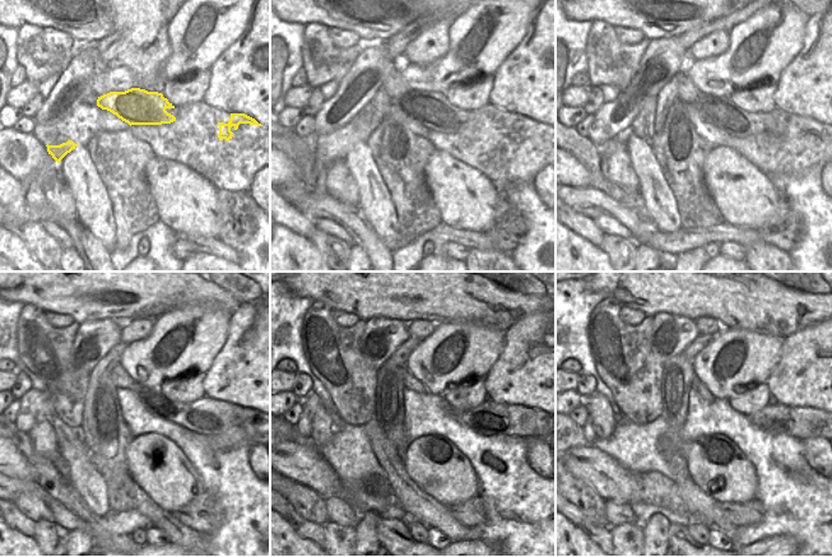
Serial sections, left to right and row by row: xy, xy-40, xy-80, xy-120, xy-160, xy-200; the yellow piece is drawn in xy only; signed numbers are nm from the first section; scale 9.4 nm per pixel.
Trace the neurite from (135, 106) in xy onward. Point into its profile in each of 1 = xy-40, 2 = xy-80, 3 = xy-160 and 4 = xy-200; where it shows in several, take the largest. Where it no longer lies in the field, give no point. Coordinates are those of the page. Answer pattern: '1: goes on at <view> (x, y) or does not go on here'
1: goes on at xy-40 (432, 110)
2: goes on at xy-80 (721, 112)
3: goes on at xy-160 (496, 419)
4: goes on at xy-200 (781, 418)

